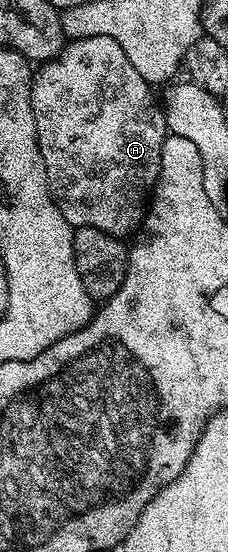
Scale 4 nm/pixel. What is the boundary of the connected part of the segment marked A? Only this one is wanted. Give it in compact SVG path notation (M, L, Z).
M87 36L75 40L66 41L61 53L50 62L40 63L36 67L31 84L31 108L35 116L35 128L37 129L37 143L39 152L43 156L43 164L47 168L47 180L49 190L53 198L57 201L57 206L61 210L61 215L69 221L70 227L86 226L87 228L99 228L108 234L126 236L132 232L136 226L142 225L147 213L147 203L151 198L151 191L157 185L159 176L159 164L161 163L161 145L165 143L167 137L167 127L165 125L164 109L153 99L150 83L139 76L131 61L127 58L127 53L109 36Z

